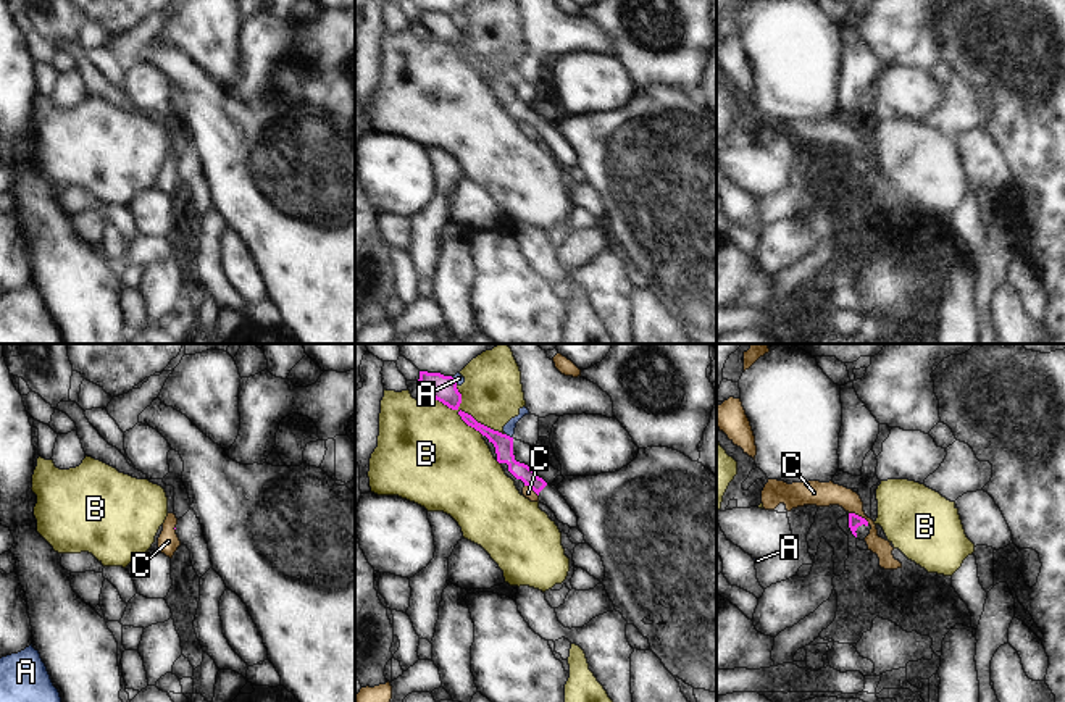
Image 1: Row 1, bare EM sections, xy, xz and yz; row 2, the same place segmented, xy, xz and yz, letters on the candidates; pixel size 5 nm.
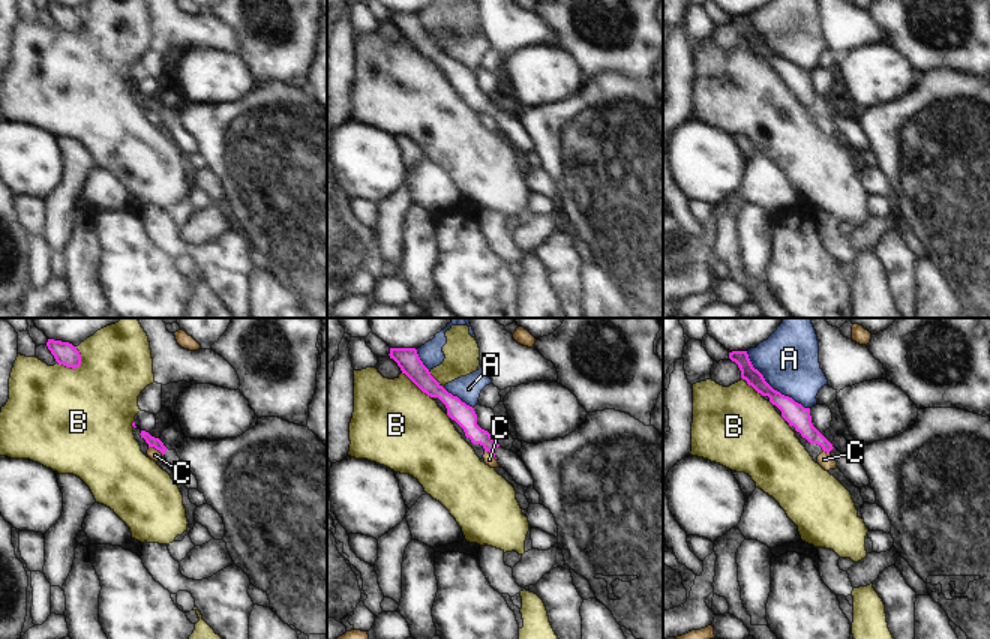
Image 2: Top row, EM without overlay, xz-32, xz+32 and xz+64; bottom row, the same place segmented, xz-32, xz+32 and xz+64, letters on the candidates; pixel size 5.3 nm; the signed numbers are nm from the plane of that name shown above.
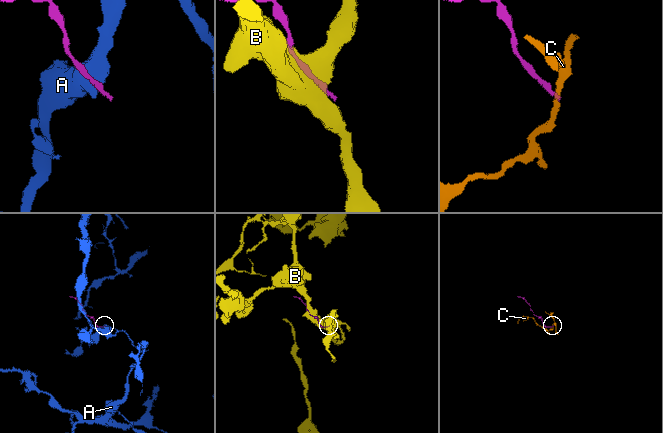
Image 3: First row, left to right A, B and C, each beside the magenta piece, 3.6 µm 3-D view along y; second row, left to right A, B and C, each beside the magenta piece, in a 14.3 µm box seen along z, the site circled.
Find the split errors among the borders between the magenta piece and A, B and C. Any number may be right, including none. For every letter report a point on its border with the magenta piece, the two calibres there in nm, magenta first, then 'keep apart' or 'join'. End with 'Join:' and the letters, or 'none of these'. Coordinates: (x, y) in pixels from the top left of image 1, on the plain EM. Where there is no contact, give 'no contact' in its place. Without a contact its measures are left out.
A: xz (509, 75) | 100/60 nm | keep apart
B: xz (467, 52) | 100/440 nm | keep apart
C: yz (859, 155) | 60/130 nm | keep apart
Join: none of these

